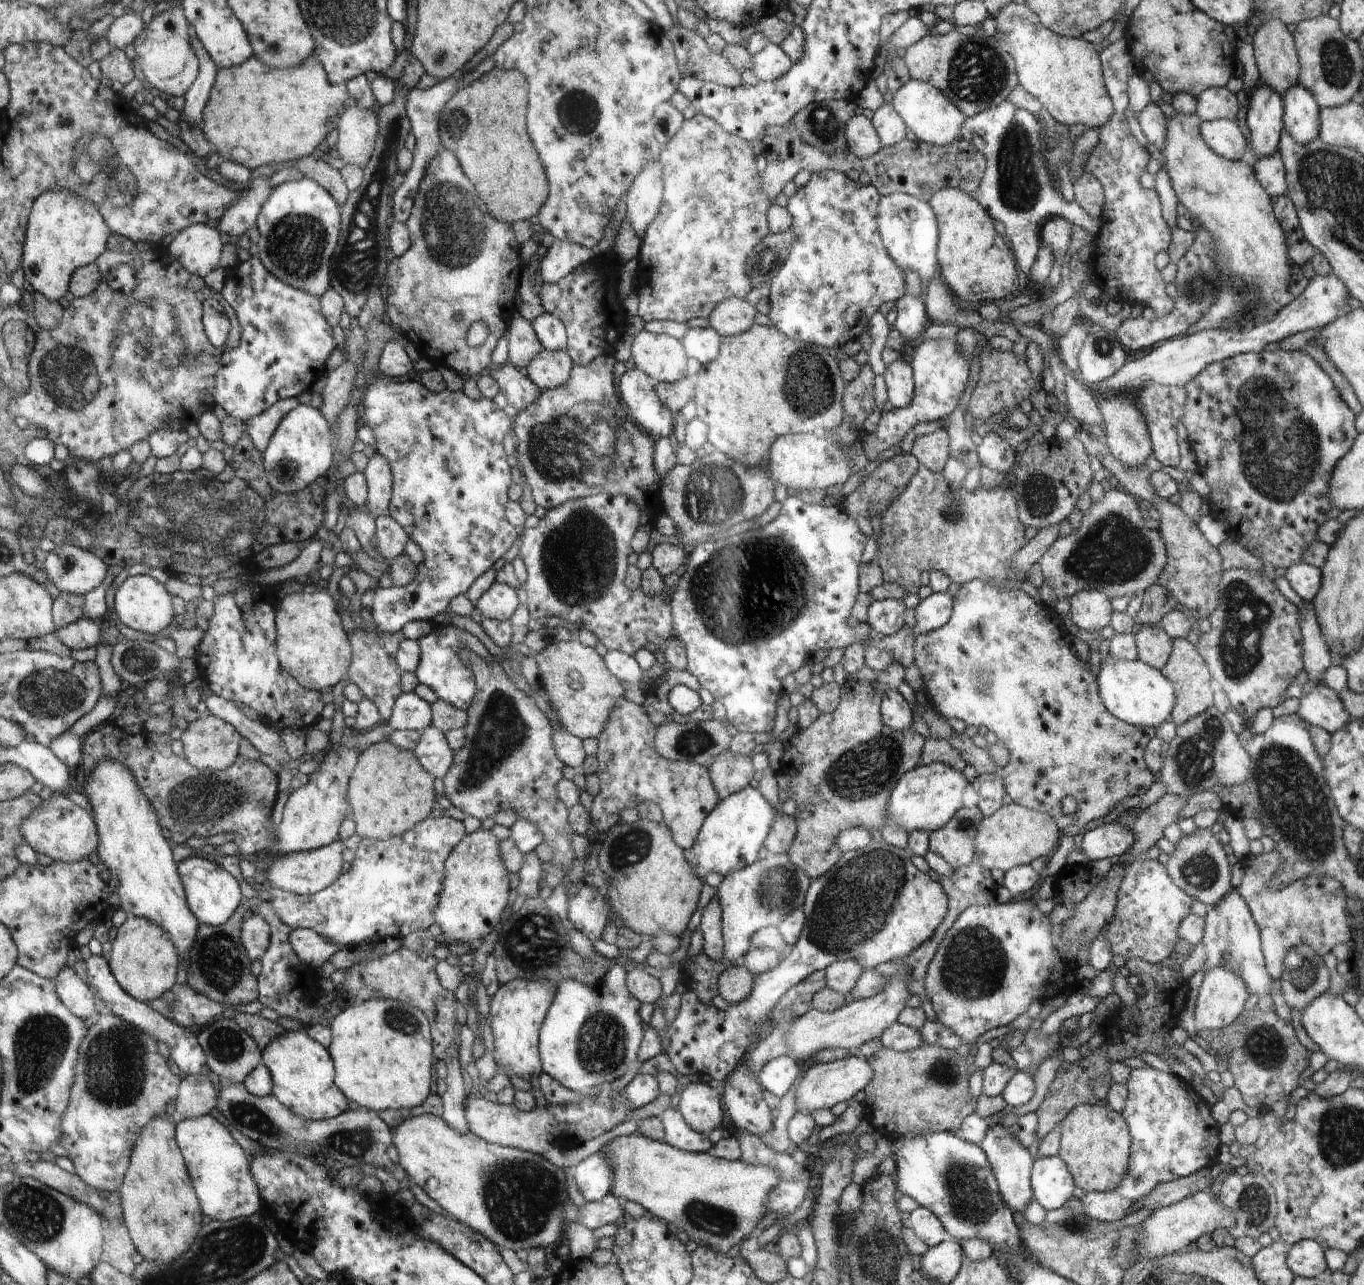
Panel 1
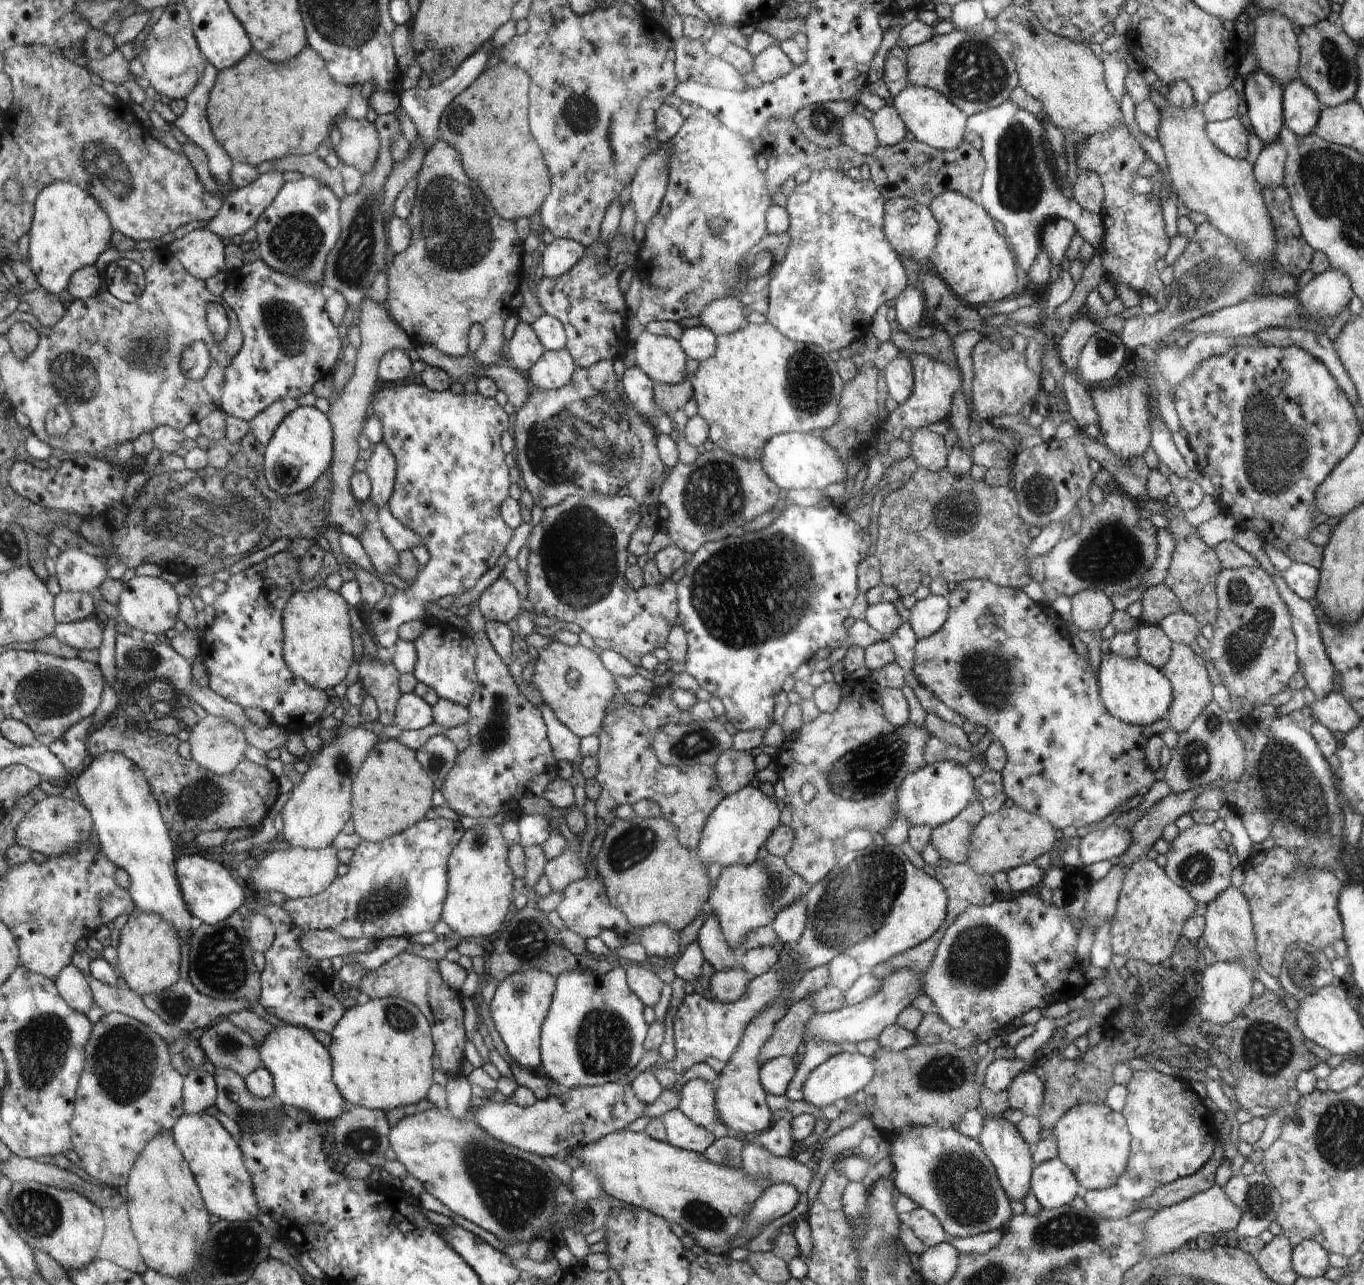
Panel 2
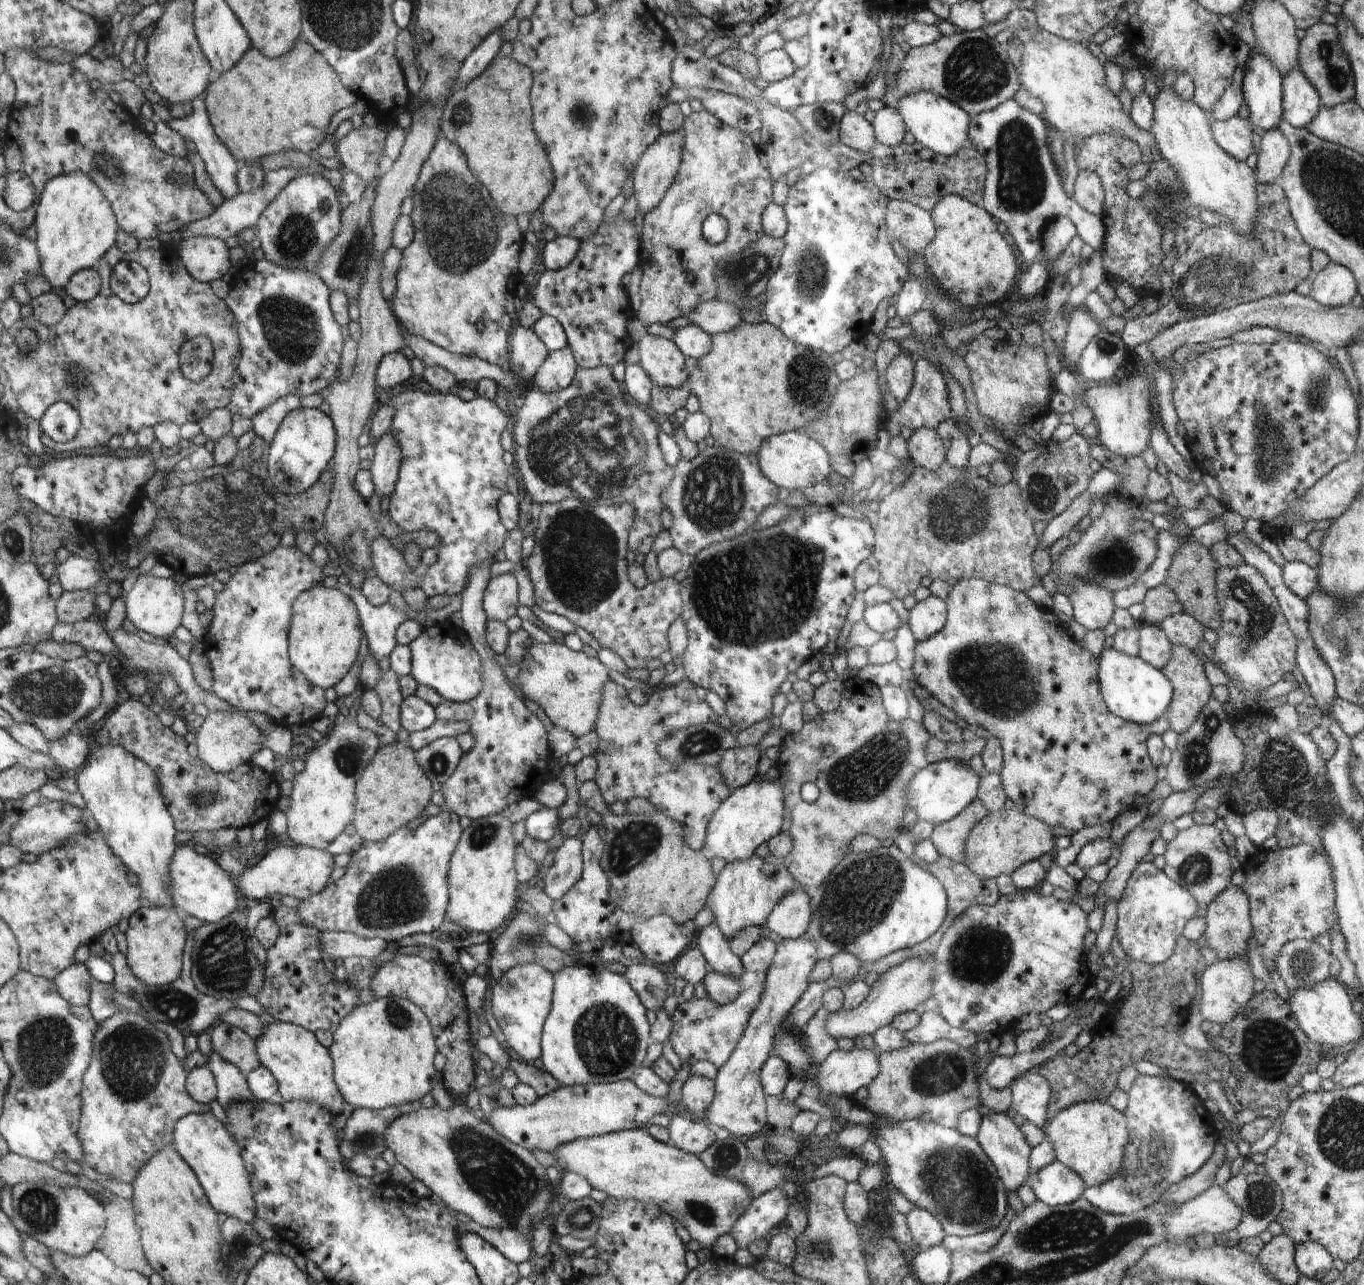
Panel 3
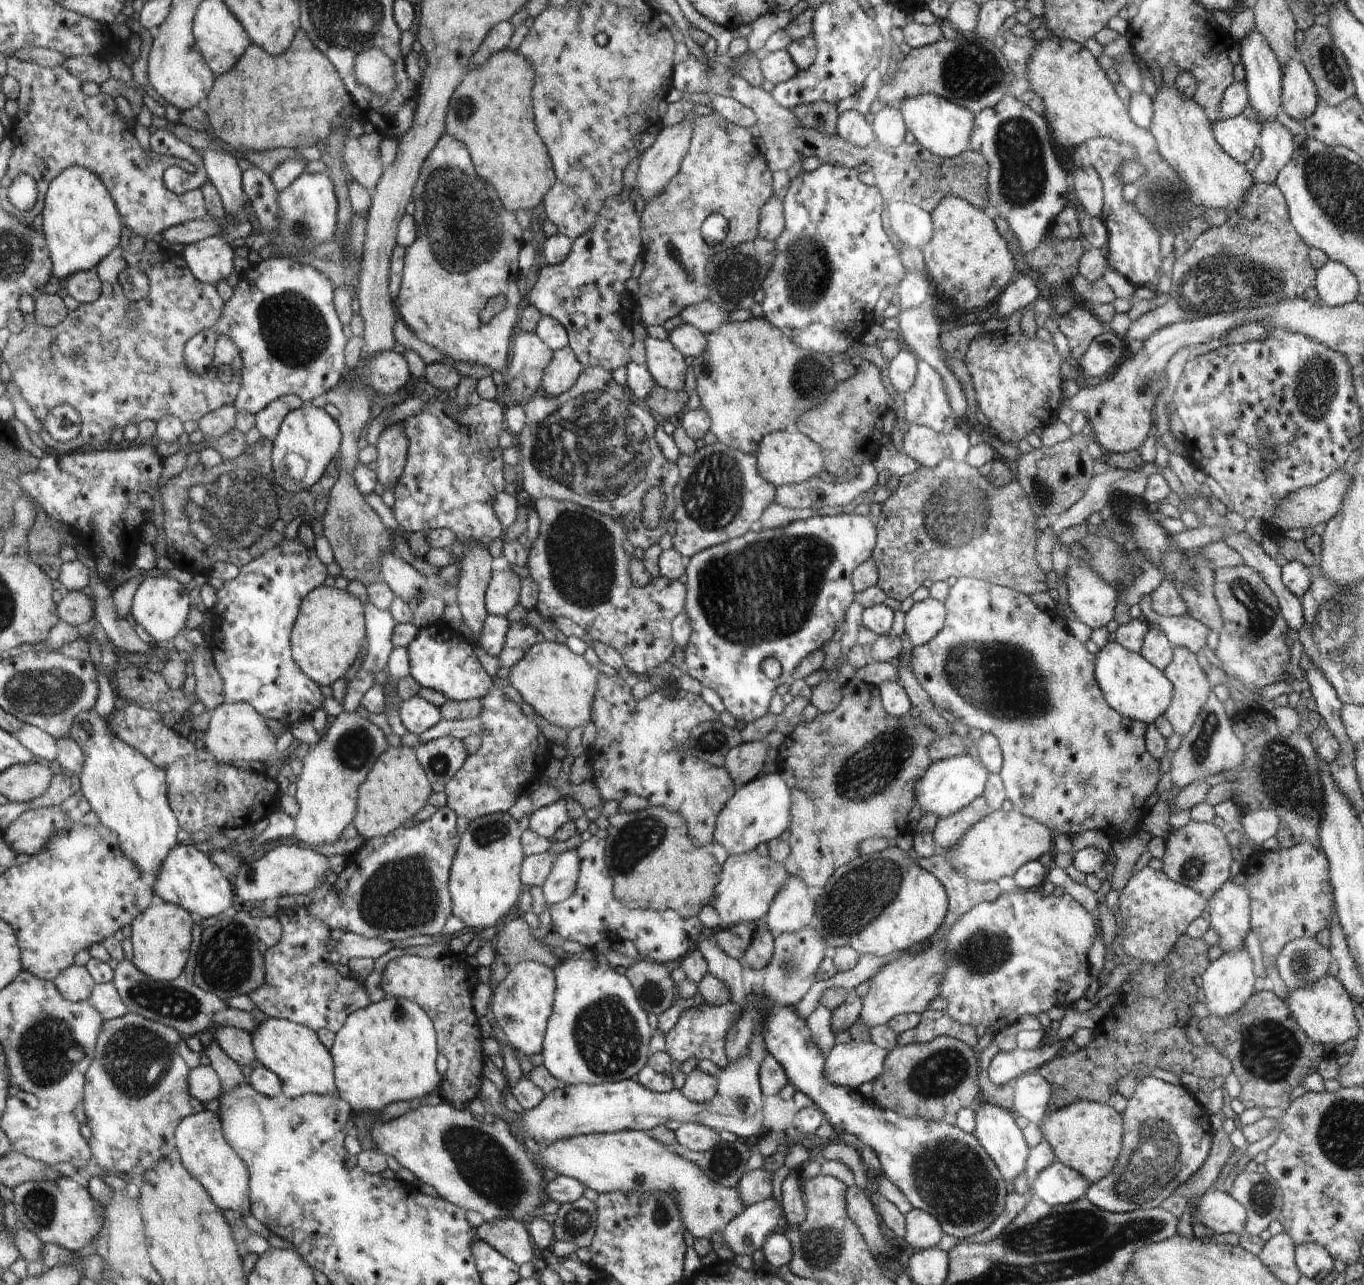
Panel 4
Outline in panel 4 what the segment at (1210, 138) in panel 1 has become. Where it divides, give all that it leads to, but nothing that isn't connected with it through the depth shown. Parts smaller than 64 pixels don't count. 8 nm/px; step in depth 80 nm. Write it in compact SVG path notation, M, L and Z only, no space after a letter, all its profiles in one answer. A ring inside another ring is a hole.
M1243 114L1220 119L1213 124L1216 142L1226 154L1242 164L1252 159L1252 154L1259 144L1261 130L1262 122L1250 120Z

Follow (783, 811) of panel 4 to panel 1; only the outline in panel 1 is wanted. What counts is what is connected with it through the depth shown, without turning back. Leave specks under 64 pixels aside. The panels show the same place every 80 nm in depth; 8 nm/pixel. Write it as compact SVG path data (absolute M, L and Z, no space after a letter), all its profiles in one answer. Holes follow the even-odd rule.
M747 786L727 799L720 800L714 812L703 822L695 845L690 849L694 864L705 876L716 872L725 877L758 861L758 850L765 844L779 814L780 810L776 810L772 802L754 786Z

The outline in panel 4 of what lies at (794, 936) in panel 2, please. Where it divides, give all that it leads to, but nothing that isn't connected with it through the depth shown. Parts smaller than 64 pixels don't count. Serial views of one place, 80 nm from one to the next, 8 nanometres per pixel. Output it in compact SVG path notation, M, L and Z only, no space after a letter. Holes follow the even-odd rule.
M791 876L776 896L763 925L774 938L782 933L798 933L812 923L818 904L808 893L808 885L803 878Z

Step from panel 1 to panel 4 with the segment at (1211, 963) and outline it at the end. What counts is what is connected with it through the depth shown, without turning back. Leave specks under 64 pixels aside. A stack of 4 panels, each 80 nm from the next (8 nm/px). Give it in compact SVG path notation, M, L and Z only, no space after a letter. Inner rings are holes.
M1228 879L1214 891L1214 894L1211 894L1211 897L1207 900L1207 905L1210 907L1210 931L1215 934L1218 932L1220 935L1220 943L1214 947L1216 951L1227 953L1240 945L1244 947L1244 939L1251 930L1251 900L1245 885L1237 884L1236 881Z

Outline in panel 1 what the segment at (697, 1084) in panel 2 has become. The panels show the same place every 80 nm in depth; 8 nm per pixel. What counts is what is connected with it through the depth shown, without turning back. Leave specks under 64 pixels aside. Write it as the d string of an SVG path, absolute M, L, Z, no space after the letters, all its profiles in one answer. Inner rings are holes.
M690 1082L683 1089L677 1108L696 1131L709 1135L722 1122L722 1106L718 1092L702 1082Z

